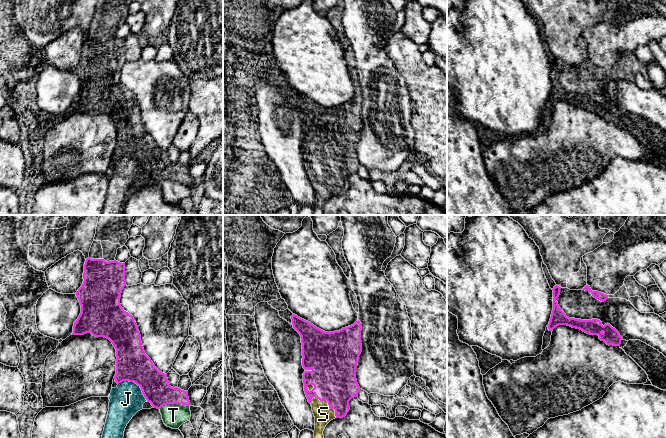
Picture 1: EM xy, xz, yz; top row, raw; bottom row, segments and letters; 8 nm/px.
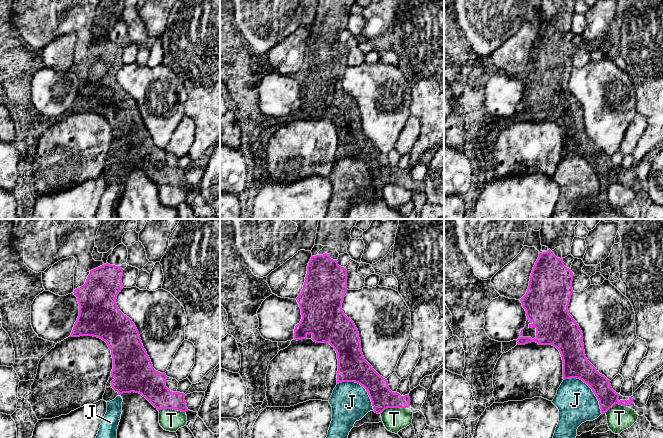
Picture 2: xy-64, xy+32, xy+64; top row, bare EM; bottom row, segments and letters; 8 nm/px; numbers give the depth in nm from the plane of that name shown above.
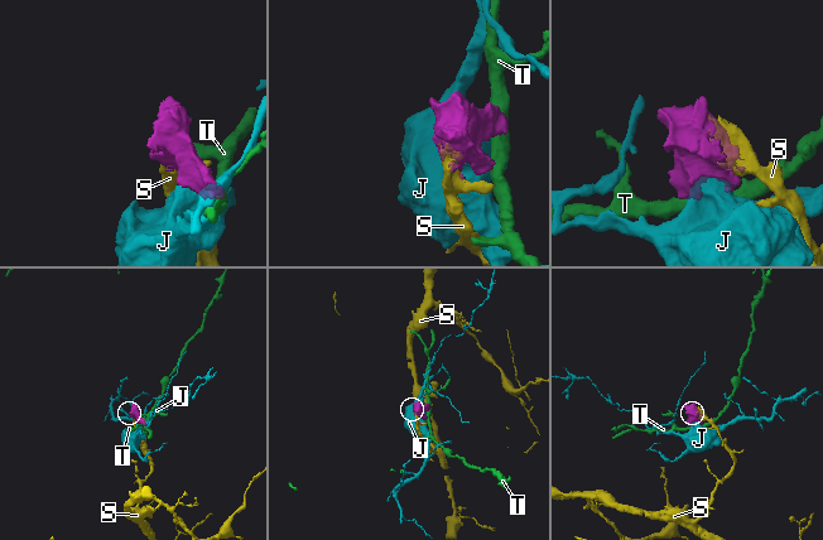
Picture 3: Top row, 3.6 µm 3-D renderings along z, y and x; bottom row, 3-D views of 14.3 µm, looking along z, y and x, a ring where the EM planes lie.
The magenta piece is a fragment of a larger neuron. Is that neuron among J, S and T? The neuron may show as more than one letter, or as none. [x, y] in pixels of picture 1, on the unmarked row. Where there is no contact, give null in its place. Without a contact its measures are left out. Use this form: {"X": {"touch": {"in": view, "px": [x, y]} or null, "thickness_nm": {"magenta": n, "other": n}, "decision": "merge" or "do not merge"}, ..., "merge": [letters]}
{"J": {"touch": {"in": "xy", "px": [135, 158]}, "thickness_nm": {"magenta": 280, "other": 260}, "decision": "do not merge"}, "S": {"touch": {"in": "xz", "px": [328, 179]}, "thickness_nm": {"magenta": 360, "other": 150}, "decision": "merge"}, "T": {"touch": {"in": "xy", "px": [174, 179]}, "thickness_nm": {"magenta": 220, "other": 190}, "decision": "do not merge"}, "merge": ["S"]}

